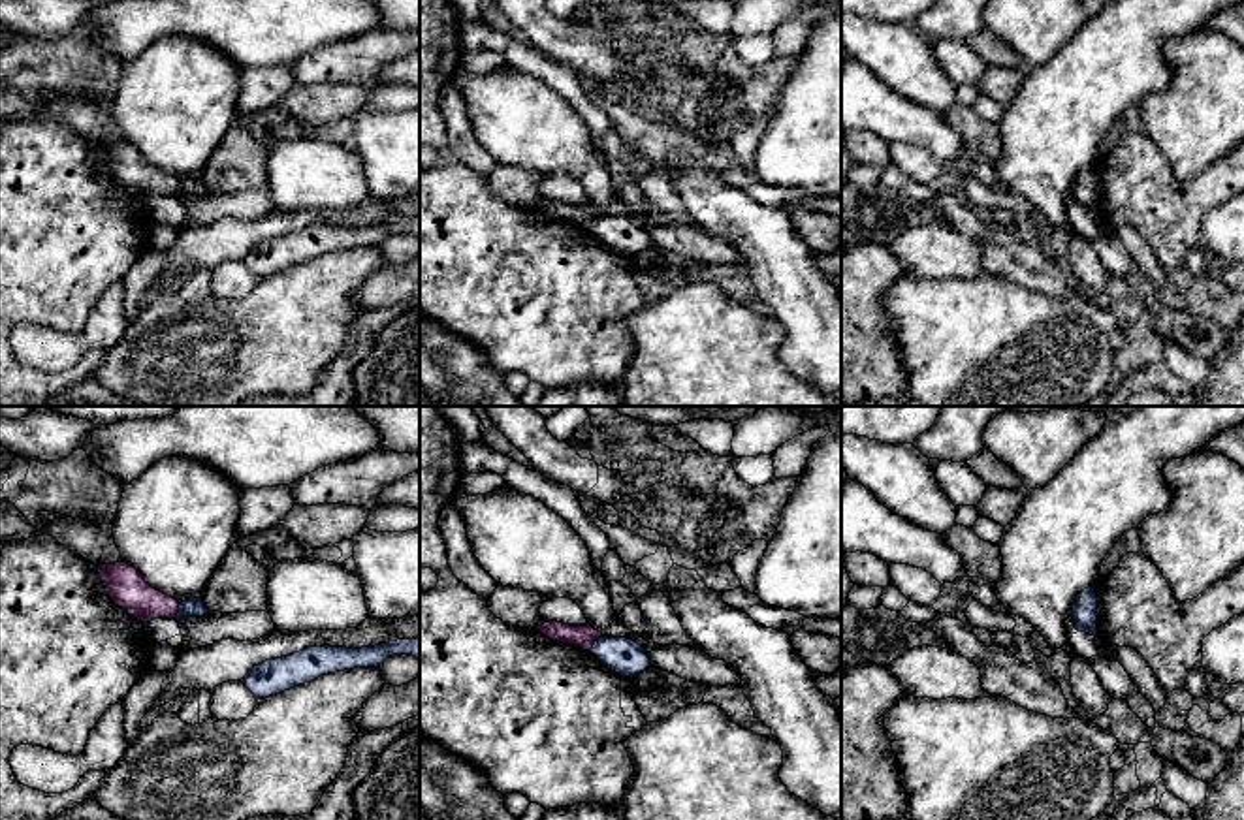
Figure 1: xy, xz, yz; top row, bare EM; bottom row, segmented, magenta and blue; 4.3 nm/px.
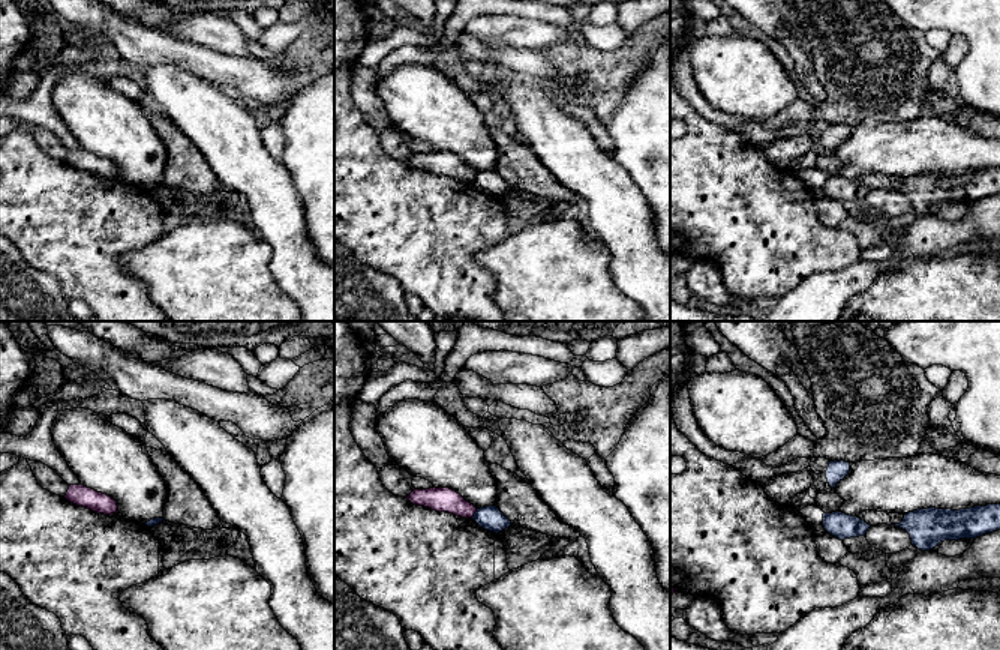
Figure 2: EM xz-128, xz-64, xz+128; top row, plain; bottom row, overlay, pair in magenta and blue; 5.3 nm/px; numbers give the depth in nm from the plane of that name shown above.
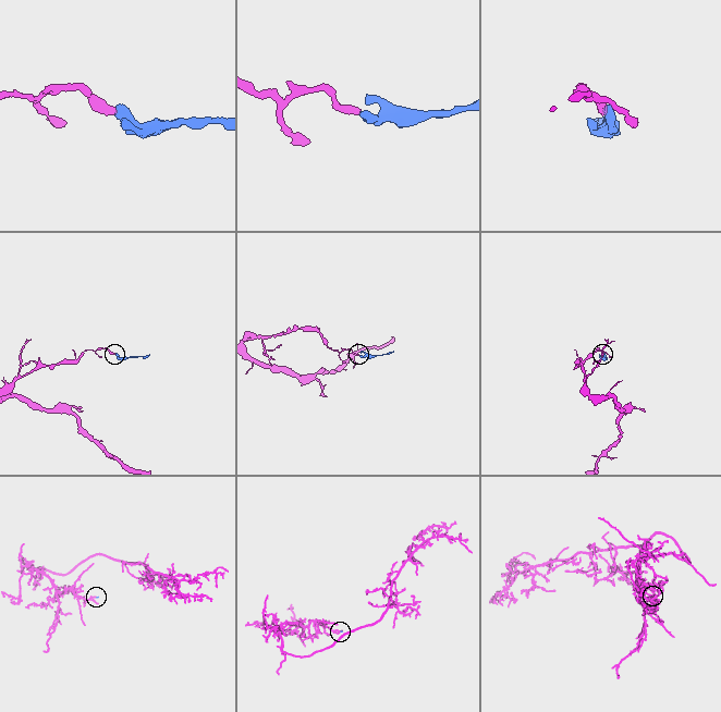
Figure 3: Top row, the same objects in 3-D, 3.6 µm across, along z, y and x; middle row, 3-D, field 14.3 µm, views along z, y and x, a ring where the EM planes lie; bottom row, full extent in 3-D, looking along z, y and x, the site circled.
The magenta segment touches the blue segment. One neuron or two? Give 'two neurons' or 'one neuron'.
two neurons

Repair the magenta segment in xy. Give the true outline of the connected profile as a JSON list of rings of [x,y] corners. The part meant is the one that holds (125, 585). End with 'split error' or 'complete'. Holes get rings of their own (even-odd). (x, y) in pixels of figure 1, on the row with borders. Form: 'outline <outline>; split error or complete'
outline [[[128,562],[100,564],[98,574],[113,604],[130,617],[141,623],[177,617],[179,602],[152,589]]]; complete

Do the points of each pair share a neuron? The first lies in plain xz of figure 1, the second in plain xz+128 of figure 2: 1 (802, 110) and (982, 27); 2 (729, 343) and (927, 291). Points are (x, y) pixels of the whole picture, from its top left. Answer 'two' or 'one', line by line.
1: one
2: one

